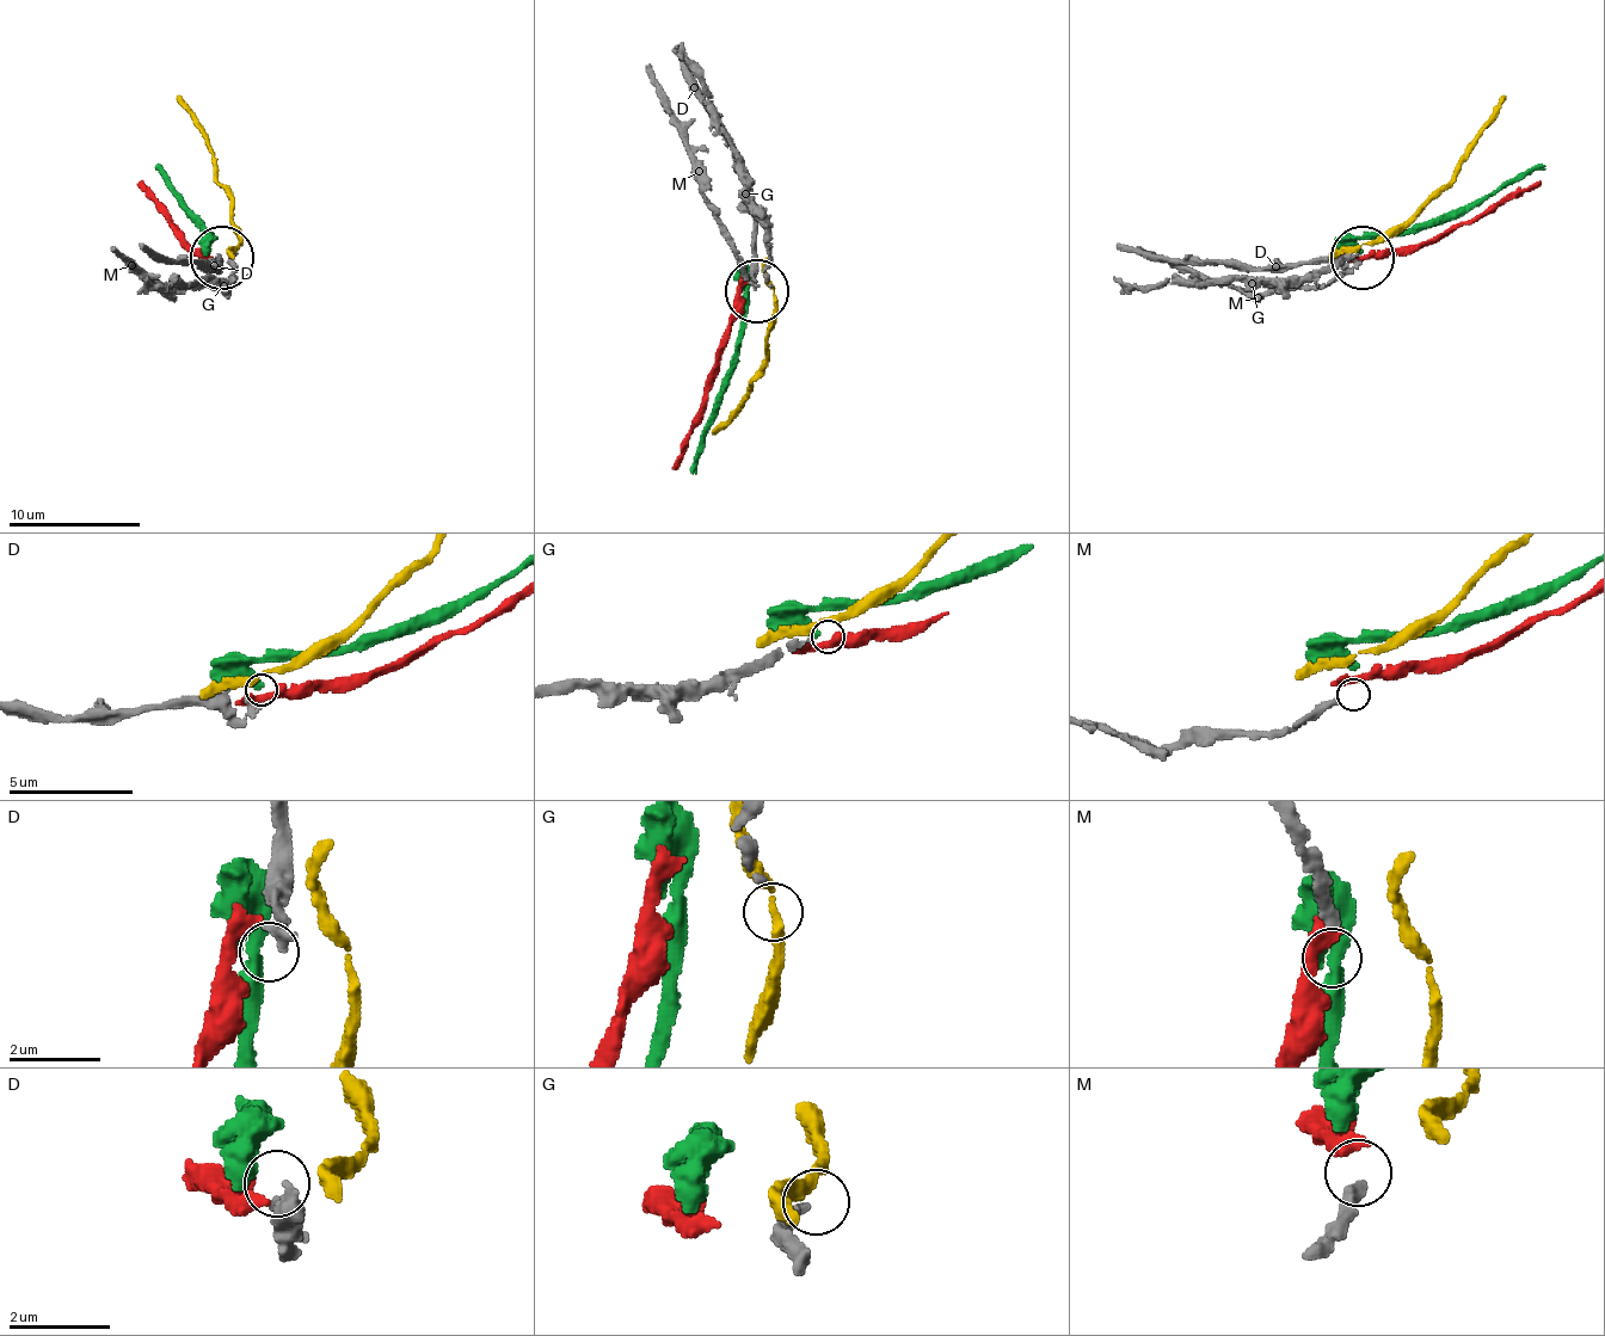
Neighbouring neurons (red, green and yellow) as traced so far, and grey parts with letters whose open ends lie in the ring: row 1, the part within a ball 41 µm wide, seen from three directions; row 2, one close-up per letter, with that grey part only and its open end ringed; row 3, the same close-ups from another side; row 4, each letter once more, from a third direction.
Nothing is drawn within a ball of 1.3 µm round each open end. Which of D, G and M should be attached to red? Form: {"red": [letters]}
{"red": []}

